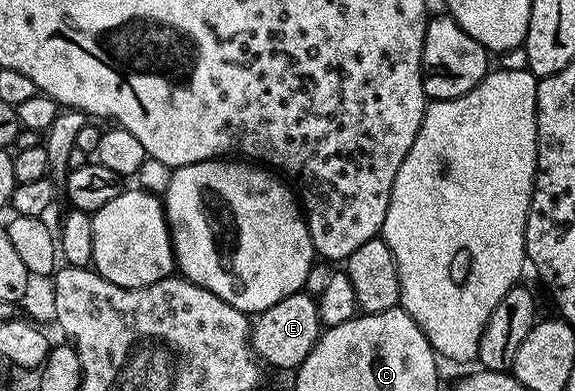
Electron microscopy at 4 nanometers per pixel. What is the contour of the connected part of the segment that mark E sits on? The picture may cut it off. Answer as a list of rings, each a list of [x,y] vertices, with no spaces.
[[[293,292],[278,299],[273,308],[262,310],[251,322],[251,349],[254,350],[256,359],[264,363],[267,361],[279,370],[294,372],[303,363],[305,356],[313,352],[320,333],[318,301],[306,292]]]

